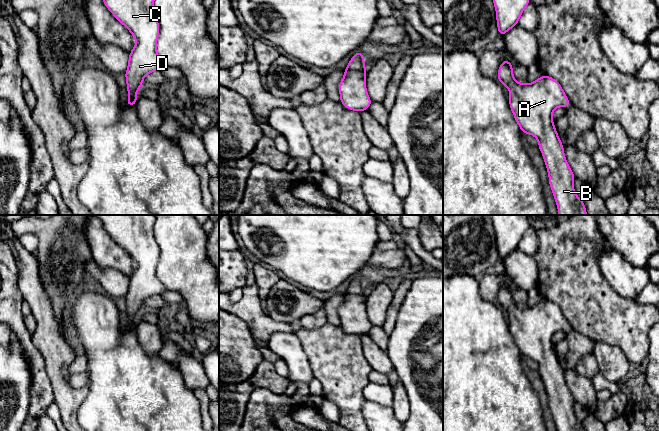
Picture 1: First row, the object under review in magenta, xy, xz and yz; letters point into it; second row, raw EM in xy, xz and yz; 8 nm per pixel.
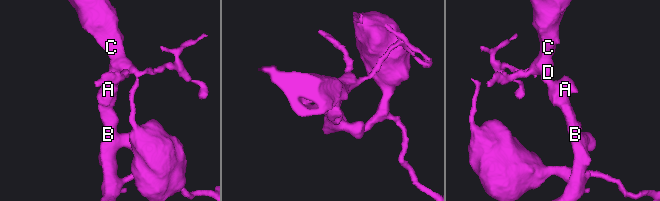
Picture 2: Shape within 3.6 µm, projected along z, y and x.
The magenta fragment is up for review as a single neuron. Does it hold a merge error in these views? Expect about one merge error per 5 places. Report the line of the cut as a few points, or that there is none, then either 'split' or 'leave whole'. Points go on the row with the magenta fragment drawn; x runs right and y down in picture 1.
no cut; leave whole

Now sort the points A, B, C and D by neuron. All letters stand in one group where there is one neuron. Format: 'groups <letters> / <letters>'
groups A B C D

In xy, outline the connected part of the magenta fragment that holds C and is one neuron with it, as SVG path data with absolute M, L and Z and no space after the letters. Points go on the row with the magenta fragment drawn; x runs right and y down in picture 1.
M103 0L103 2L113 16L131 32L132 37L137 41L129 54L128 68L124 73L129 96L125 105L136 106L138 99L136 92L143 85L144 77L153 71L161 71L166 67L165 62L156 50L160 26L155 16L154 0Z

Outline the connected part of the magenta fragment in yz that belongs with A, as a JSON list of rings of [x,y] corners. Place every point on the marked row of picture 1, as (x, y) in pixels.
[[[508,59],[503,60],[499,66],[497,80],[509,88],[509,106],[521,132],[538,139],[538,147],[548,171],[548,181],[558,208],[558,215],[587,215],[584,201],[575,193],[573,185],[575,175],[565,158],[564,146],[552,120],[552,113],[557,107],[571,106],[560,83],[546,74],[531,84],[518,83],[513,76],[513,67]]]

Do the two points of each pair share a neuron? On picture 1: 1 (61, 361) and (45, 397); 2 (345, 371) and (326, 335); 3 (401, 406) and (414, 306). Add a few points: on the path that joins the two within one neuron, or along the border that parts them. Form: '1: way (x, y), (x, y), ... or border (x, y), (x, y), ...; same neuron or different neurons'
1: border (44, 362), (55, 401); different neurons
2: way (338, 362), (330, 350), (329, 344); same neuron
3: border (399, 380), (405, 389), (409, 409); different neurons

